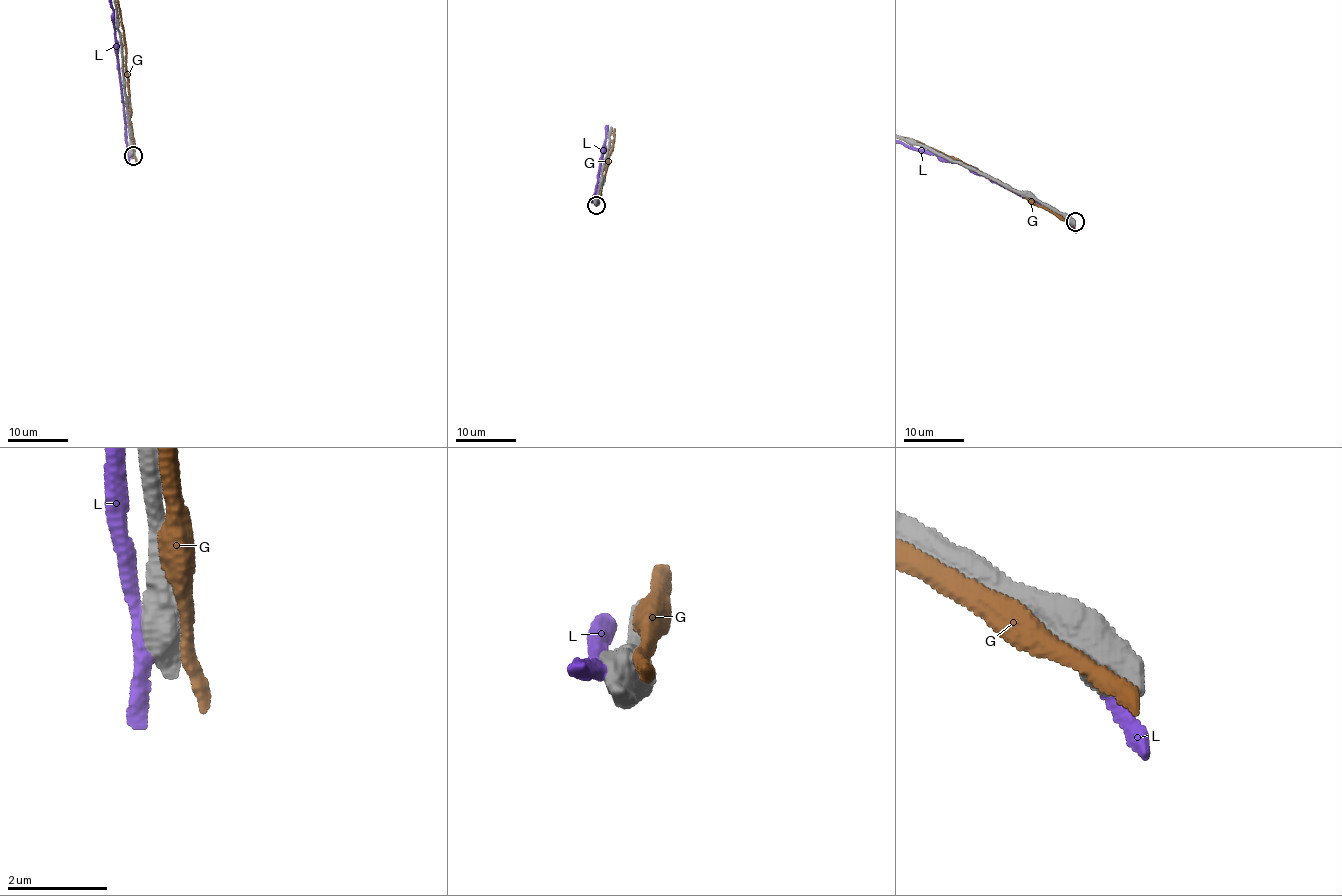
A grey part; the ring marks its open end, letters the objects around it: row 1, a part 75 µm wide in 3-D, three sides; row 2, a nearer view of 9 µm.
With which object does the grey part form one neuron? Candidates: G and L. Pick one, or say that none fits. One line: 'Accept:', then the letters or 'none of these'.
Accept: none of these

